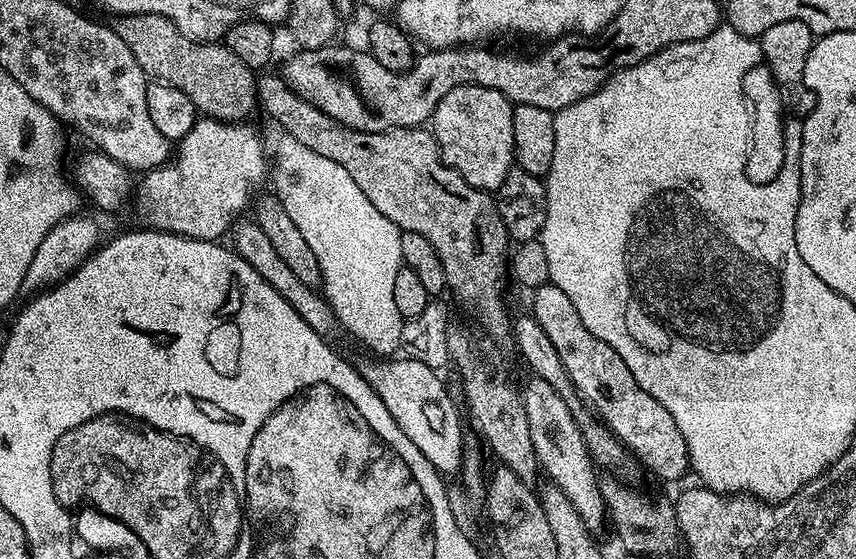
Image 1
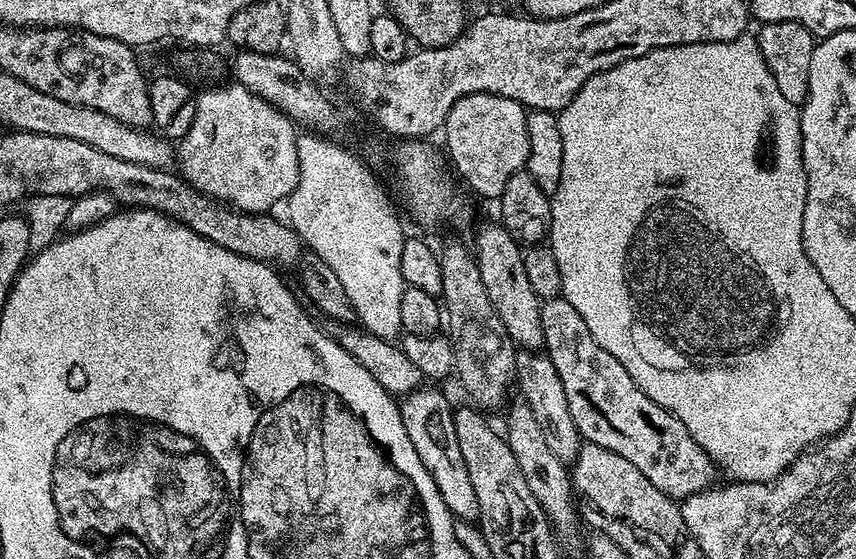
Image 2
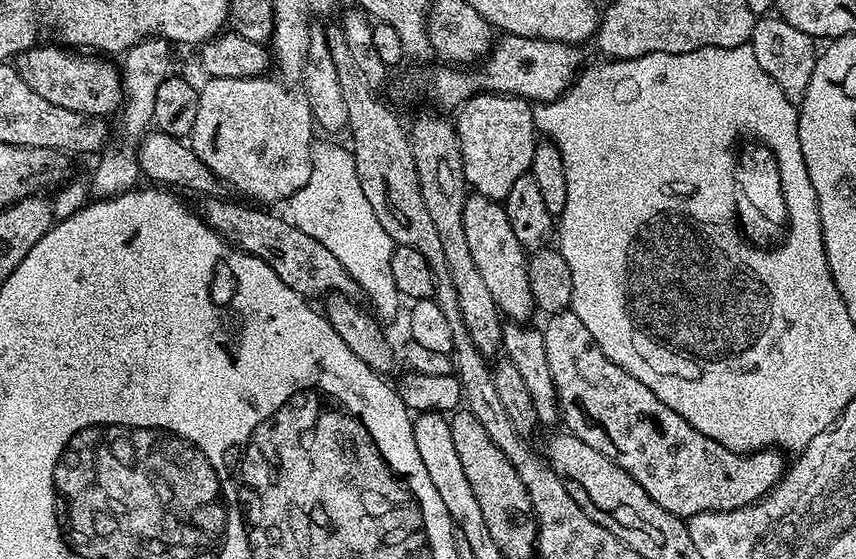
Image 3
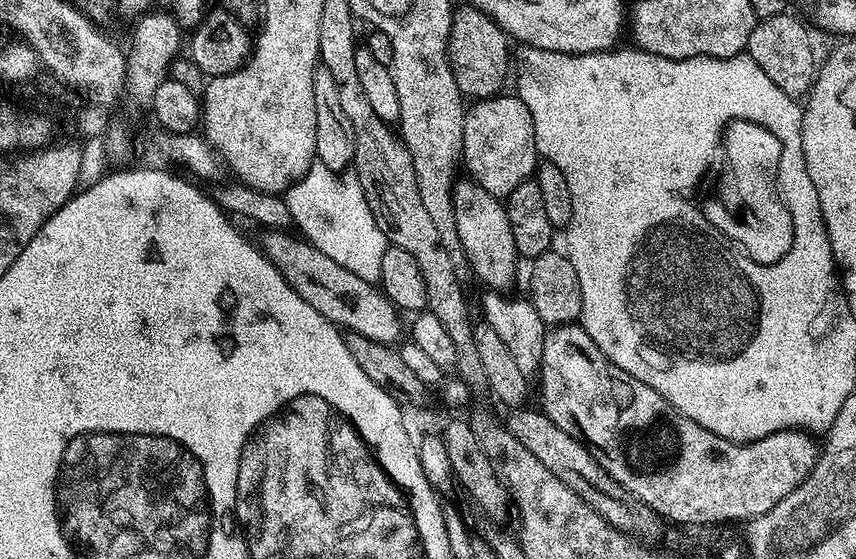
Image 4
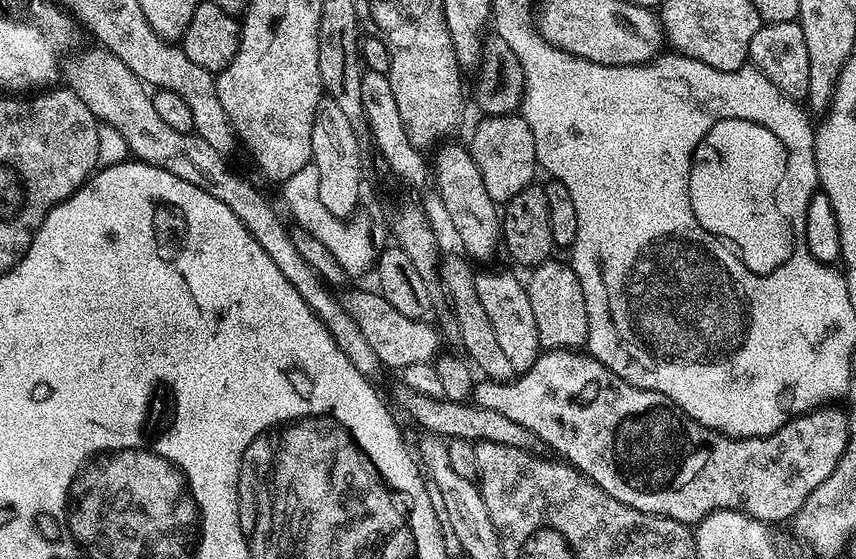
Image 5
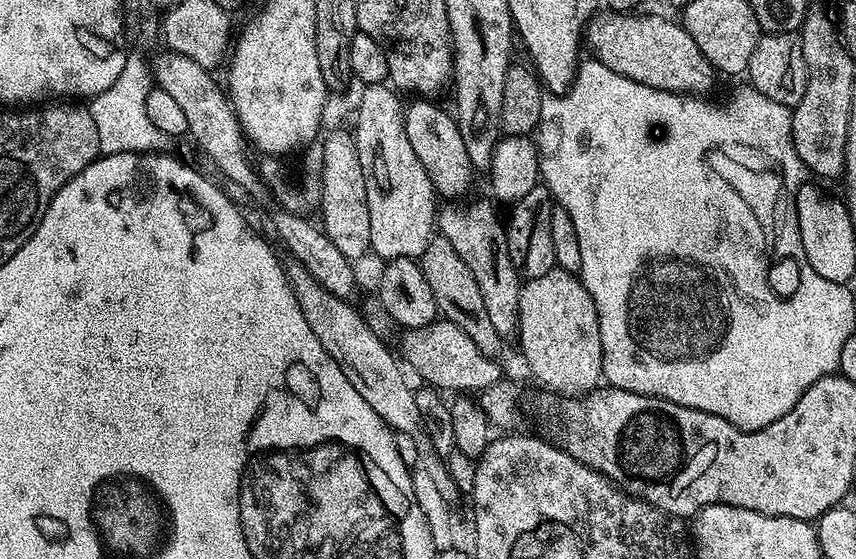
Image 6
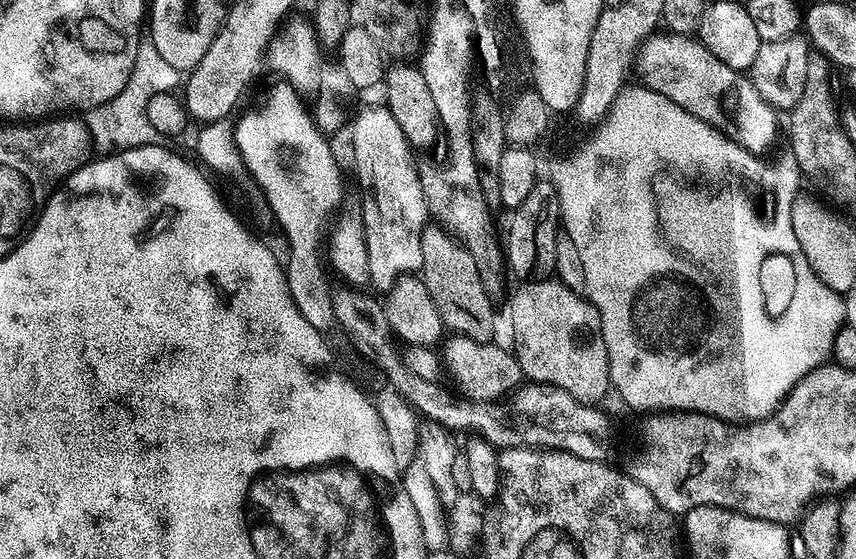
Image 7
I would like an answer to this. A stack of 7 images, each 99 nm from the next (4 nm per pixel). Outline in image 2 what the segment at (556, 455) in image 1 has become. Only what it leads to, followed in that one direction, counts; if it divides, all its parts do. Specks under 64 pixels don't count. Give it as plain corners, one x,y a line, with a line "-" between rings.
520,350
516,353
515,387
520,387
519,395
530,402
530,410
534,419
542,426
542,434
546,434
546,443
550,451
558,454
563,464
571,465
580,453
582,437
574,426
574,418
570,418
570,406
566,402
566,390
562,390
562,378
558,378
558,370
554,370
554,362
540,350

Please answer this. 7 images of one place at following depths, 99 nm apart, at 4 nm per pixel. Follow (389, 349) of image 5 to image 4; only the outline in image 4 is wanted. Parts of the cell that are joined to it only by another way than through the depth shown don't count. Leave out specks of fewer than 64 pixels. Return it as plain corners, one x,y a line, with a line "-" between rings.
268,230
263,234
262,248
268,259
284,275
288,285
299,296
306,298
306,302
310,302
310,306
314,306
322,318
341,329
349,328
349,333
369,339
374,344
396,344
395,340
400,336
401,313
373,281
358,278
358,274
350,274
346,266
338,266
334,258
326,258
322,250
303,238
288,236
292,234
287,231

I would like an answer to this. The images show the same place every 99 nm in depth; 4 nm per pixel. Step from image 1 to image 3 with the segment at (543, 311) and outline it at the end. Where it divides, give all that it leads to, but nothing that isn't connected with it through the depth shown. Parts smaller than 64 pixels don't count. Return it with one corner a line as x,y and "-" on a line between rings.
565,310
551,313
545,320
548,321
542,324
542,331
546,342
546,362
550,362
550,374
554,374
558,407
567,431
622,466
622,470
626,470
634,482
638,482
638,486
658,502
658,506
681,518
697,516
700,512
725,512
767,496
780,483
786,471
786,460
784,464
779,451
731,452
725,444
714,442
714,438
706,438
706,434
694,430
686,418
659,400
654,390
646,390
638,378
606,358
578,314

